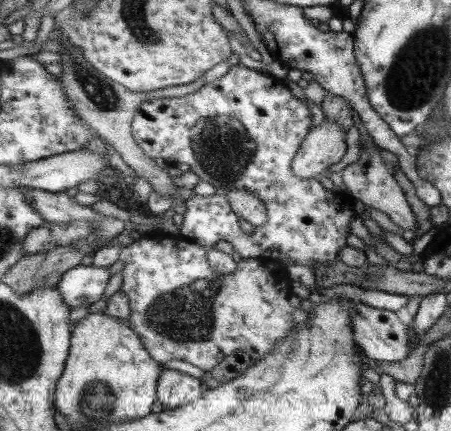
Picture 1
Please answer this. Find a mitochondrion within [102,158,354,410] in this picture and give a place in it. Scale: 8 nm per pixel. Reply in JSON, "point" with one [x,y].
{"point":[183,315]}

